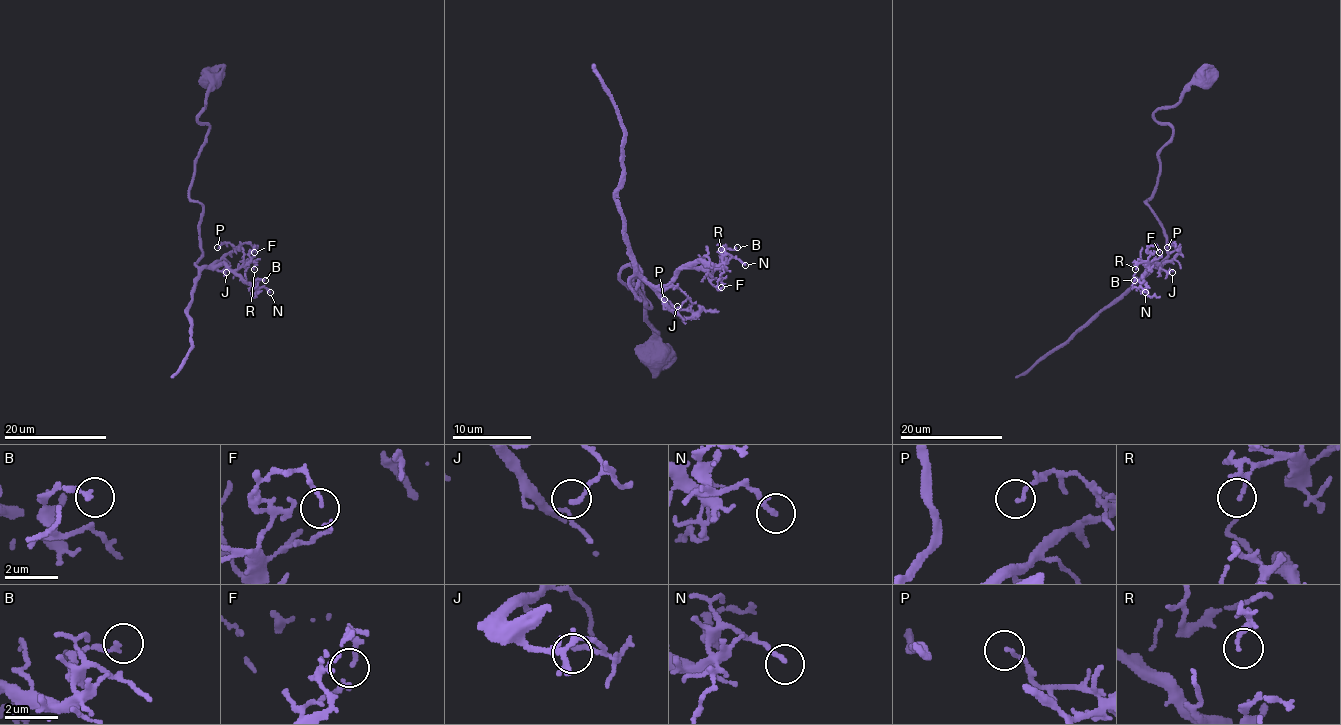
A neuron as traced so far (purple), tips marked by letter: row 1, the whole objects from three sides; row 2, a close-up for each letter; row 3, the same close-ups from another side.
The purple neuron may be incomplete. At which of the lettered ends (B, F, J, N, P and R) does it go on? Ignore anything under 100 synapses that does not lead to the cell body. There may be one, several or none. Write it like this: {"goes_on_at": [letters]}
{"goes_on_at": []}

